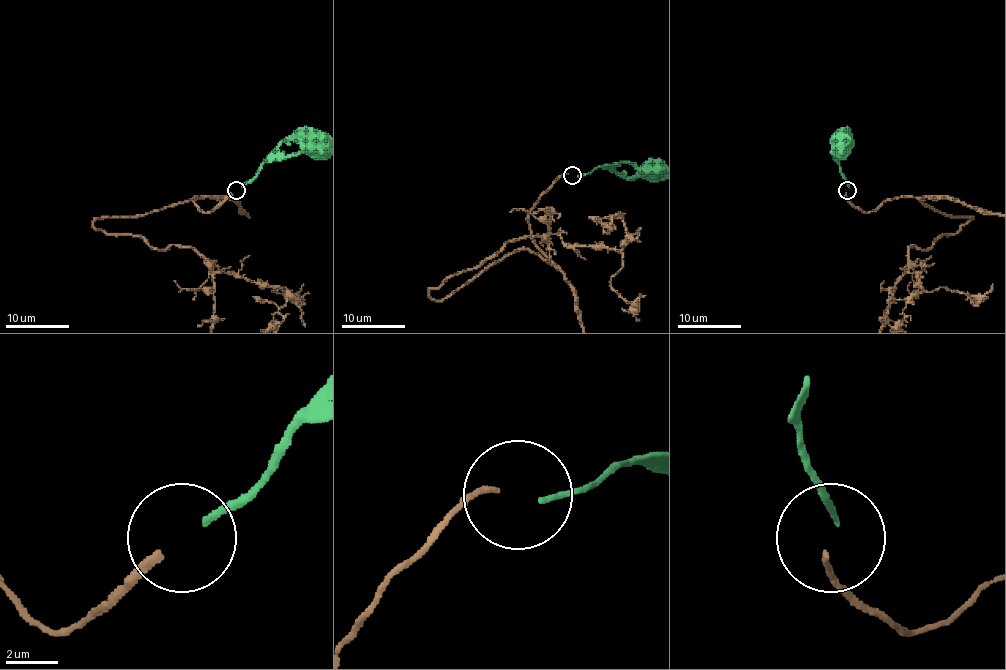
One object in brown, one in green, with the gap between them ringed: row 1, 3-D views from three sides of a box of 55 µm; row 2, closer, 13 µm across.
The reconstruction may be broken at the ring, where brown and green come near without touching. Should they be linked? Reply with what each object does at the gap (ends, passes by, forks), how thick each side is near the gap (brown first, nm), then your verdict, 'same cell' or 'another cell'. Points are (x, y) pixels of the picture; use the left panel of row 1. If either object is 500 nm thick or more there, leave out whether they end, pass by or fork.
brown ends; green ends; calibres 280 and 200 nm; same cell

